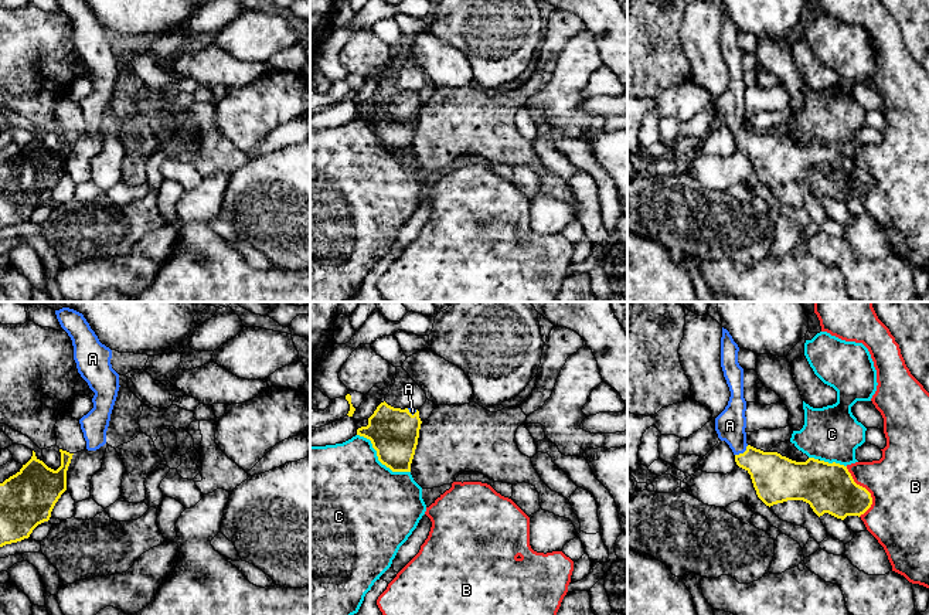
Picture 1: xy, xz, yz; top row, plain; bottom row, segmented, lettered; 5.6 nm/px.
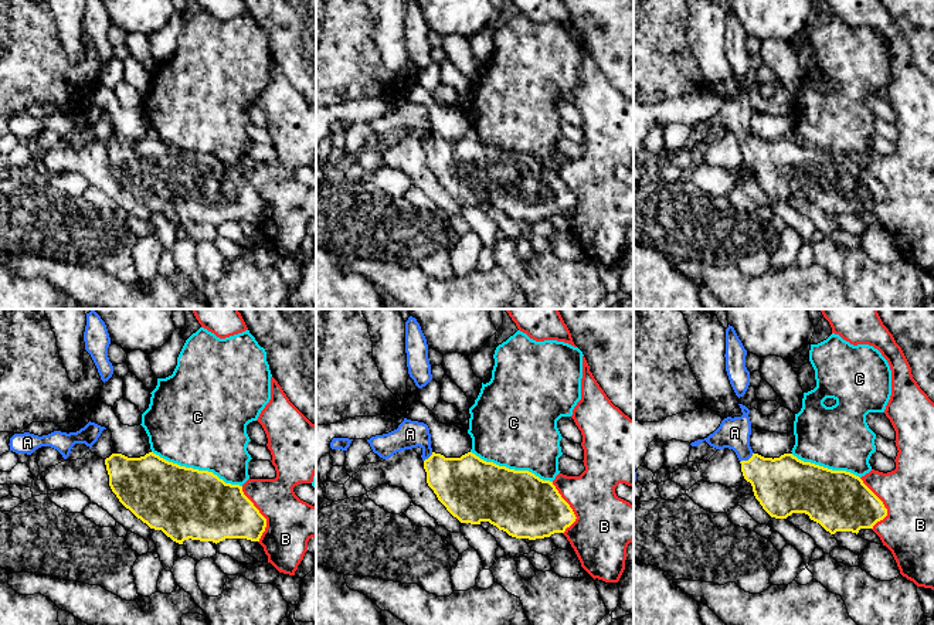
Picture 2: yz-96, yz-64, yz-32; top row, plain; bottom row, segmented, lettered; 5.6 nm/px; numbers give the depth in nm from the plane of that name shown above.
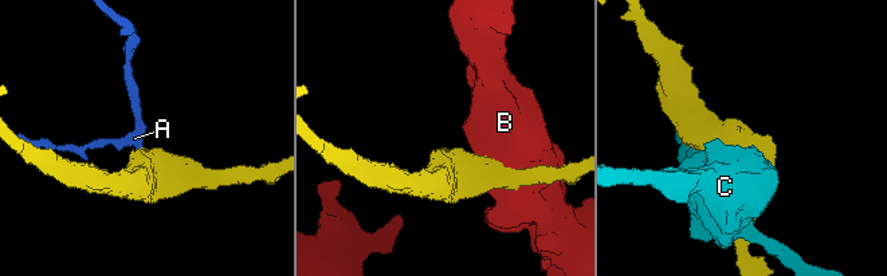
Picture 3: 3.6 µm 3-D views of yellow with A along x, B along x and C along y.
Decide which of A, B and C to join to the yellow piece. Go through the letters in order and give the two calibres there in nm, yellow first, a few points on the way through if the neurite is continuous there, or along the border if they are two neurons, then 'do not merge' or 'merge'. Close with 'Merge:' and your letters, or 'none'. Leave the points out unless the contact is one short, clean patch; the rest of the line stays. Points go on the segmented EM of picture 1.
A: 260/170 nm | across yz (776, 479), (744, 452), (730, 425) | merge
B: 280/340 nm | do not merge
C: 280/500 nm | do not merge
Merge: A

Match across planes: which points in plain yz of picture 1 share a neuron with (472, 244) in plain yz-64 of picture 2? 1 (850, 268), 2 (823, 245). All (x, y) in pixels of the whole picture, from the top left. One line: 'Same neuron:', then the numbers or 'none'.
Same neuron: 1, 2

